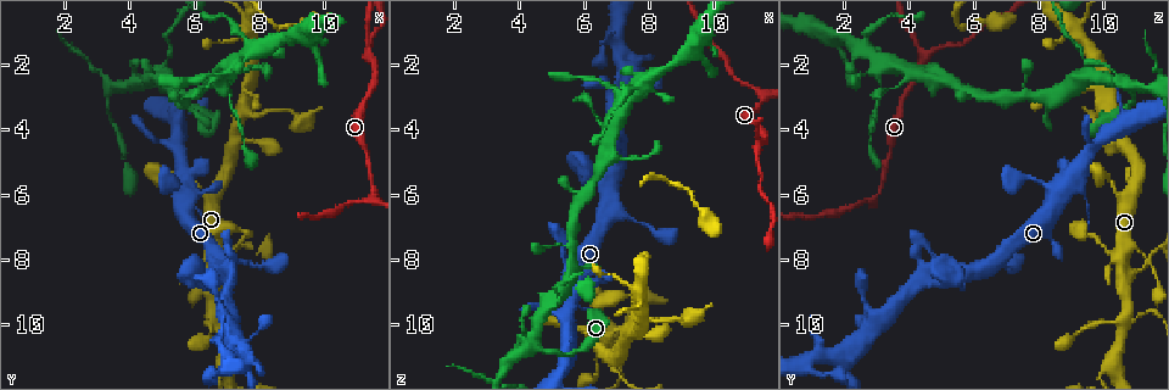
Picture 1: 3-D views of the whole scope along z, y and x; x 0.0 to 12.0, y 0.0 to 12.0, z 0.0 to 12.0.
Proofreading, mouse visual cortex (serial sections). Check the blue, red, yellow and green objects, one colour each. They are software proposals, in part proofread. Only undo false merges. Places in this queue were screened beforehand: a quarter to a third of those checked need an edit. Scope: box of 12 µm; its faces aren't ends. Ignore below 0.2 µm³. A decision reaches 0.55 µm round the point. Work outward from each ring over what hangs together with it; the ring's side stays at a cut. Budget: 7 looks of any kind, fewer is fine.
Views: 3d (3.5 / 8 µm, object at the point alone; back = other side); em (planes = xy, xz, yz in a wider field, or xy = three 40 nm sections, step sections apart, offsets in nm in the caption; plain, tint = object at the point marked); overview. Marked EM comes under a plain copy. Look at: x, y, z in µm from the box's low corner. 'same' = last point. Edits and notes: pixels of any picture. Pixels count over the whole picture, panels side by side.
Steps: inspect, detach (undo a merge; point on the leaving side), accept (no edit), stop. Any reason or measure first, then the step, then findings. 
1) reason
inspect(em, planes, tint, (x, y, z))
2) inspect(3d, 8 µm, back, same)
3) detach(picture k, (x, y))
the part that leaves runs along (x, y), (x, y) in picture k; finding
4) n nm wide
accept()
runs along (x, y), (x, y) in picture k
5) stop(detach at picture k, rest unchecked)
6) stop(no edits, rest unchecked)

four-way junction
inspect(em, xy, step 3, tint, (6.9, 7.8, 10.3))

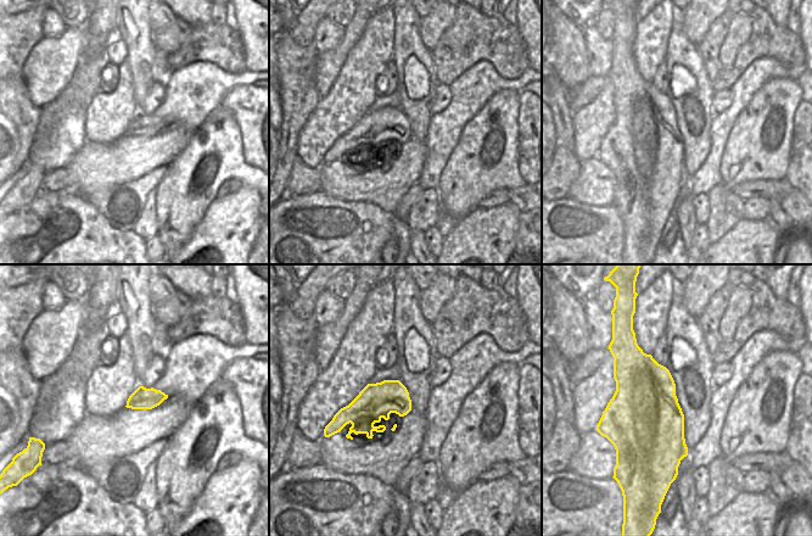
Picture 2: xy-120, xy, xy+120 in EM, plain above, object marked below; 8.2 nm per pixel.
wider look
inspect(3d, 3.5 µm, same)

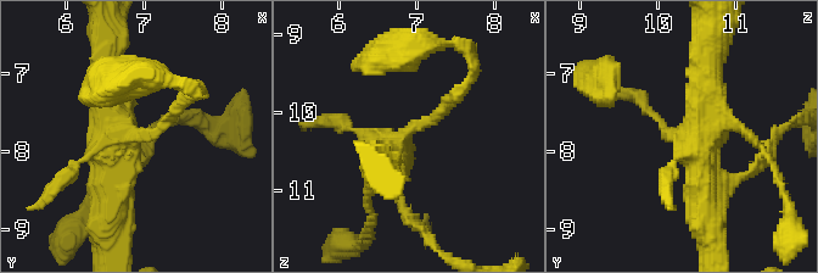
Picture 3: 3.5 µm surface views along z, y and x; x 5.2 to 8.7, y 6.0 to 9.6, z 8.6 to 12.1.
accept()
runs along (105, 61), (116, 132), (108, 218) in picture 3; continuous, no second cell

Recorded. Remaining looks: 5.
inspect(3d, 3.5 µm, back, (4.5, 2.7, 10.6))

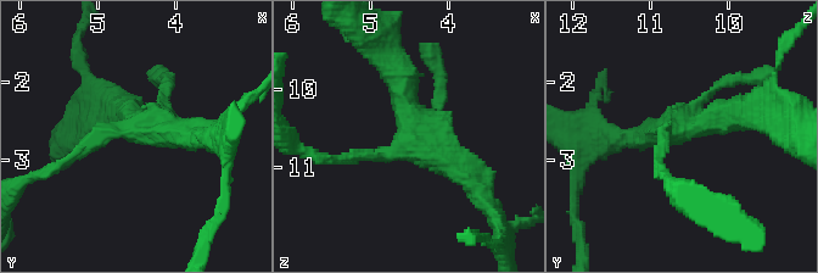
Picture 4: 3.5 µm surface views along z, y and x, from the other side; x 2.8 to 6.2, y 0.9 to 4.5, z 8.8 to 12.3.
now the EM
inspect(em, xy, step 2, tint, (4.50, 2.70, 10.60))

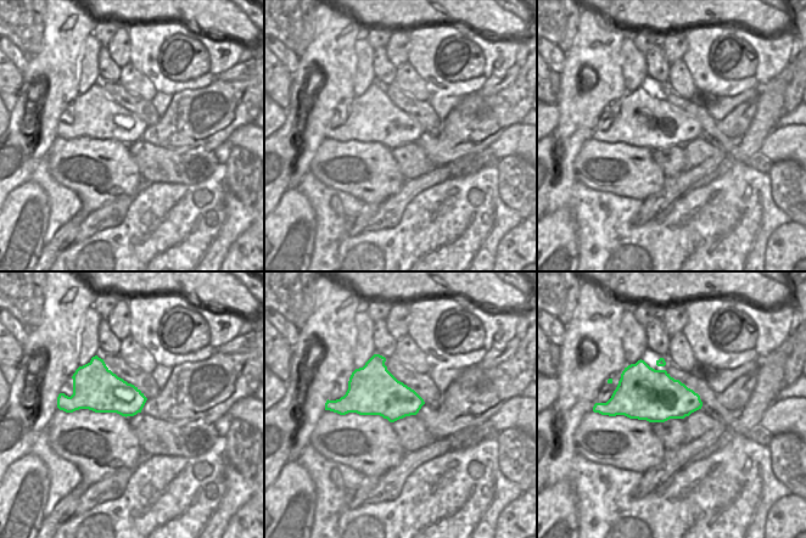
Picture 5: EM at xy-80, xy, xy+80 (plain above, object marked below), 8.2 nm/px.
accept()
runs along (342, 160), (413, 134), (395, 68) in picture 4; one cell here

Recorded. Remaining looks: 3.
three arms meet
inspect(3d, 8 µm, back, (11.3, 1.8, 4.6))

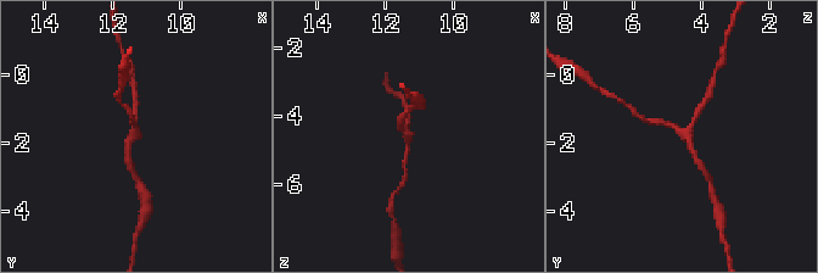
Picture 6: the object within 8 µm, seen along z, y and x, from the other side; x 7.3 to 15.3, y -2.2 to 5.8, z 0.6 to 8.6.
3 arms; arms of 150, 200, 200 nm; now the EM
inspect(em, planes, tint, (11.3, 1.8, 4.5))

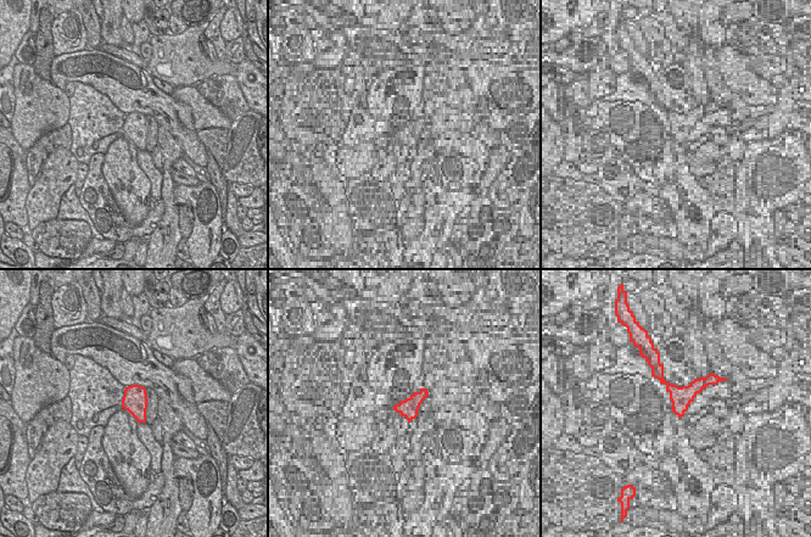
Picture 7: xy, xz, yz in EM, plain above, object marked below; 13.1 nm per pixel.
accept()
runs along (698, 163), (683, 134), (655, 121) in picture 6; continuous, no second cell

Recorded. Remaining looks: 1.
stop(no edits, rest unchecked)

